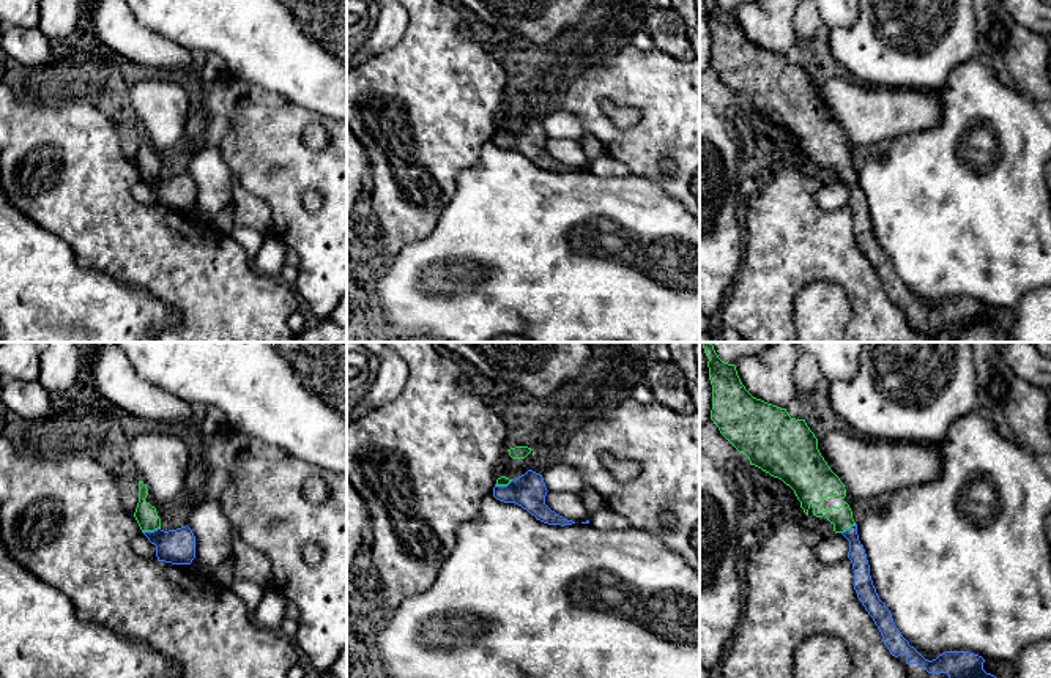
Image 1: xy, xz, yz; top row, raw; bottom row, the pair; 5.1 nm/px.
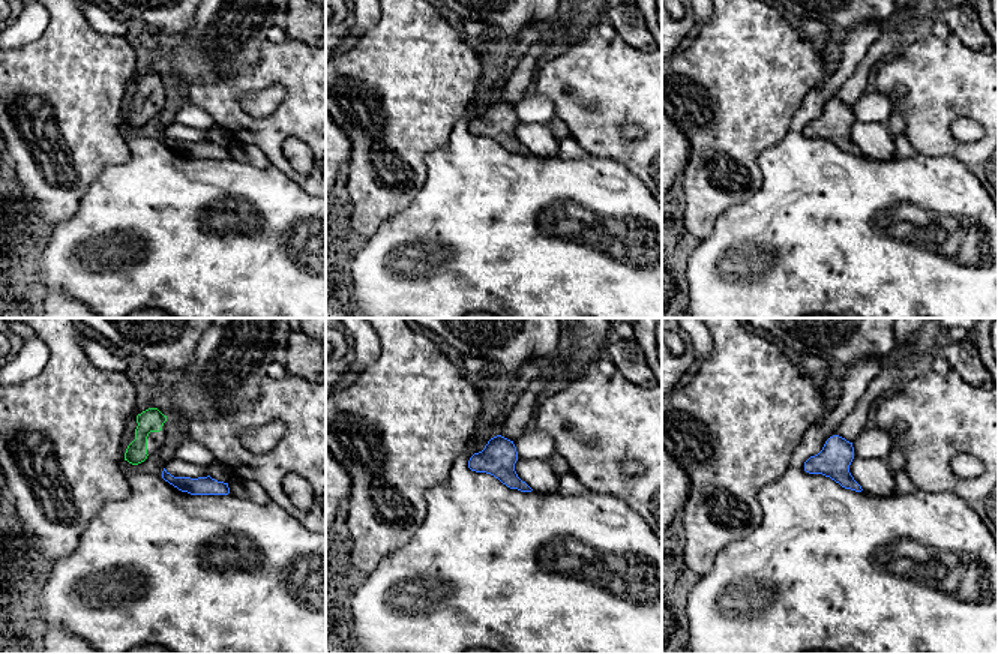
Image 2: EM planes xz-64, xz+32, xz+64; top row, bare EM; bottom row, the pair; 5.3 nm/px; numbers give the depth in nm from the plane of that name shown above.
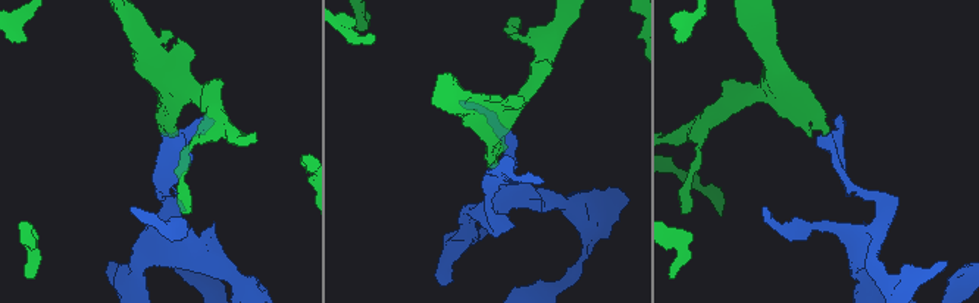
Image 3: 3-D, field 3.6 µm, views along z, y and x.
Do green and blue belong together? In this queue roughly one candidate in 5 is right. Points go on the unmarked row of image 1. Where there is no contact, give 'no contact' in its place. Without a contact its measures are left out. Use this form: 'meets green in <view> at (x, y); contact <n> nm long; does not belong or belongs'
meets green in xy at (150, 177); contact 100 nm long; belongs

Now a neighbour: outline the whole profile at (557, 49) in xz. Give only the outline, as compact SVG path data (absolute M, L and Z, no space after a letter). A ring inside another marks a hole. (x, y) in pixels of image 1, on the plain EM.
M561 38L551 46L548 46L548 49L550 49L548 55L540 60L542 71L537 76L537 82L540 82L548 68L553 66L566 54L567 43Z

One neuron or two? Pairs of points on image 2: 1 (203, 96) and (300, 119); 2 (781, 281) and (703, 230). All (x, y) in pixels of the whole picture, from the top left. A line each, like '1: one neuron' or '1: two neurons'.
1: one neuron
2: two neurons

